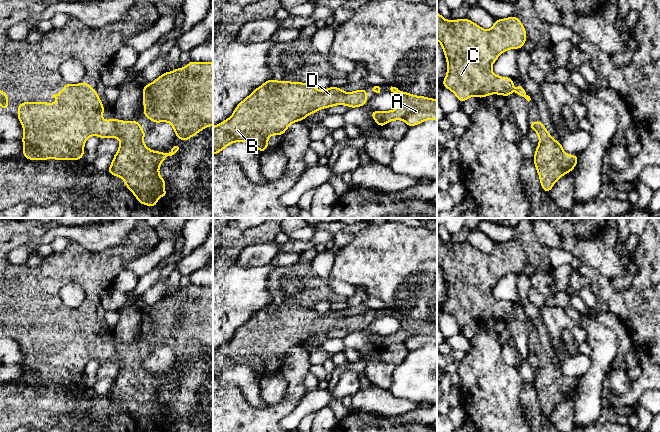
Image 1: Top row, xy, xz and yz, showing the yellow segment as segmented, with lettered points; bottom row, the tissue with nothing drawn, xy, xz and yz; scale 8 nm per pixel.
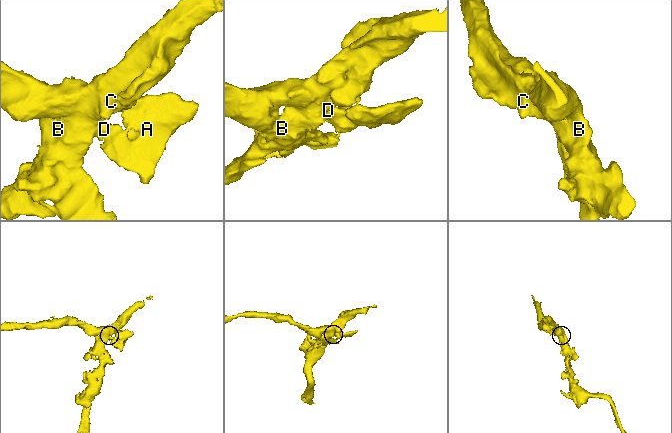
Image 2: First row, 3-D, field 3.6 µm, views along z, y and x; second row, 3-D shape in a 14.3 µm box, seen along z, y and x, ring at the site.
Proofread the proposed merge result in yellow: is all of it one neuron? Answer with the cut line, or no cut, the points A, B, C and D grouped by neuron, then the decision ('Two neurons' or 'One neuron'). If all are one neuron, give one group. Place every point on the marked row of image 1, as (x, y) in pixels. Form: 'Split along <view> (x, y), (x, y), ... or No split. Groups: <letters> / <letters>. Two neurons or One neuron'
No split. Groups: A B C D. One neuron

